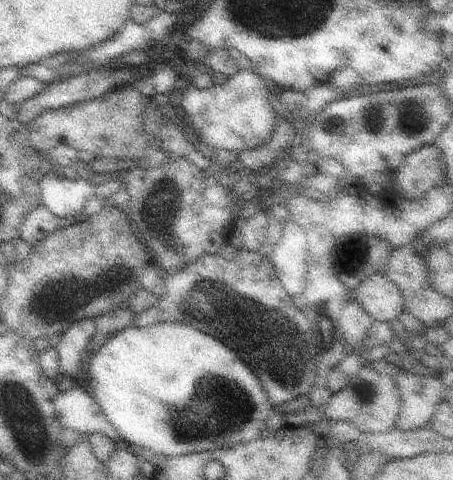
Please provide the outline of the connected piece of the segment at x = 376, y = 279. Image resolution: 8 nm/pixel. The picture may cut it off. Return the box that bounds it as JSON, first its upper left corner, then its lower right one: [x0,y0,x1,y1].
[351,274,405,324]

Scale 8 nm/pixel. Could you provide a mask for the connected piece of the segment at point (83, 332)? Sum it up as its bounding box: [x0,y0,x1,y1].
[59,318,95,378]

